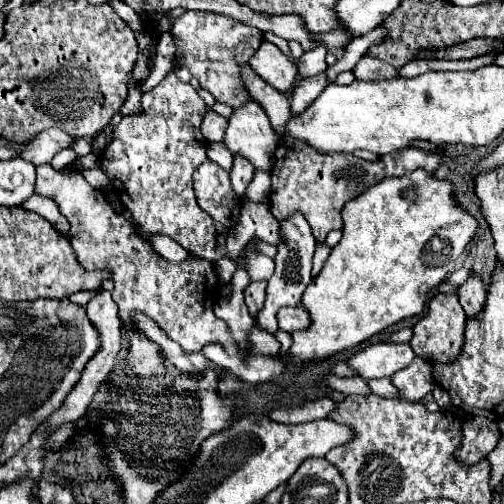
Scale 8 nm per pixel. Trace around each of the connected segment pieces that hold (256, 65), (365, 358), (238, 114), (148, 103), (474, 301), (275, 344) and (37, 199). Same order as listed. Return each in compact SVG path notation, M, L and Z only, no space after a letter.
M261 43L257 53L251 57L251 69L269 85L273 85L283 95L291 97L291 87L297 75L297 67L283 55L283 51L273 43Z
M377 343L355 353L347 365L365 381L391 377L395 371L405 369L415 353L409 343Z
M249 101L233 111L223 143L231 149L231 153L249 159L255 169L273 169L273 155L277 149L275 131L259 103Z
M169 71L159 85L155 85L151 91L147 91L147 95L143 95L141 111L135 115L125 115L121 119L121 123L113 129L111 143L99 153L99 157L101 157L101 169L105 171L107 179L113 183L115 191L119 193L121 203L131 211L135 223L133 231L141 239L149 241L151 235L167 235L187 251L195 253L197 257L215 263L229 255L229 249L225 245L229 231L223 227L223 239L217 239L215 221L207 217L207 213L203 213L195 201L193 177L191 177L195 167L207 161L209 143L201 133L205 111L207 105L203 97L189 83L183 83L175 75L175 71Z
M475 271L469 273L467 281L457 289L457 297L467 315L479 313L479 305L483 305L483 297L485 297L485 283L479 277L479 273Z
M253 327L251 343L253 343L253 353L261 353L261 355L273 355L273 357L277 357L279 349L281 349L281 343L273 335L263 333L259 327Z
M33 195L33 197L29 197L21 207L25 207L25 209L31 209L31 211L39 213L39 215L41 215L41 217L45 217L47 221L51 221L51 225L55 225L63 235L67 235L69 221L67 221L67 217L63 217L63 215L61 215L59 205L57 205L53 199L43 197L43 195Z

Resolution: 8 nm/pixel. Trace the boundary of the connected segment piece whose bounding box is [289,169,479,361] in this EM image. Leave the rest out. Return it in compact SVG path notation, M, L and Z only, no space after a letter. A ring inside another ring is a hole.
M417 169L405 177L387 177L379 181L379 185L367 189L367 193L351 199L343 207L341 217L345 221L343 237L331 249L321 273L309 283L301 299L311 315L311 325L305 331L293 333L289 353L297 361L331 357L371 339L375 333L405 317L421 313L429 291L455 271L457 257L465 251L479 227L479 221L455 201L453 185L445 179L437 179L425 169ZM423 257L441 257L441 265L427 265Z

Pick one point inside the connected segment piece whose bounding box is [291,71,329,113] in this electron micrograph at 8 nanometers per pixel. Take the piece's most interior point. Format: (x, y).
(311, 87)

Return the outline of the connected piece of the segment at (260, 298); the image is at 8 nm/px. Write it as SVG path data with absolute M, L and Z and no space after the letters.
M267 281L251 283L251 285L245 289L245 301L247 301L249 313L251 313L253 317L255 317L255 313L263 307L263 303L265 303L265 291L267 291Z

